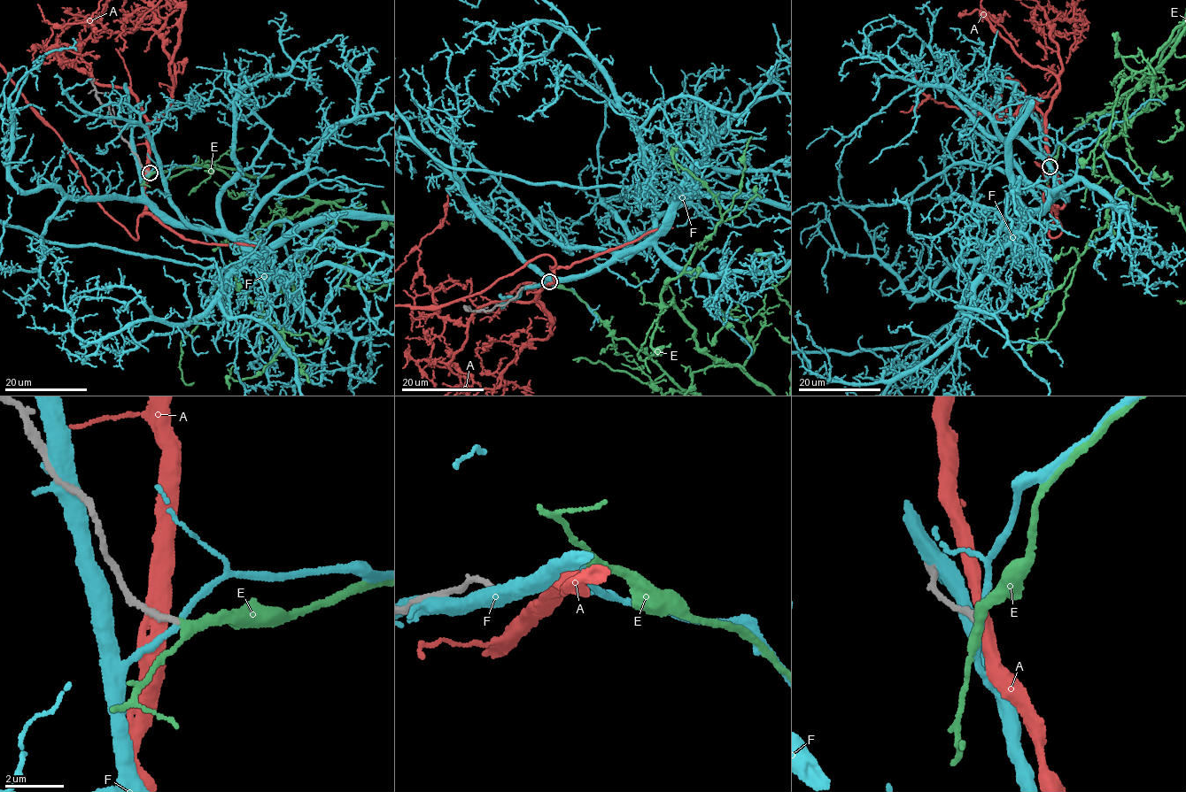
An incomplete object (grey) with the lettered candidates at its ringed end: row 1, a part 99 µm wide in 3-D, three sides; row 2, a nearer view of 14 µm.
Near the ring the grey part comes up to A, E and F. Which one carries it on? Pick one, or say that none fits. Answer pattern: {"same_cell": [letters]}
{"same_cell": ["E"]}

